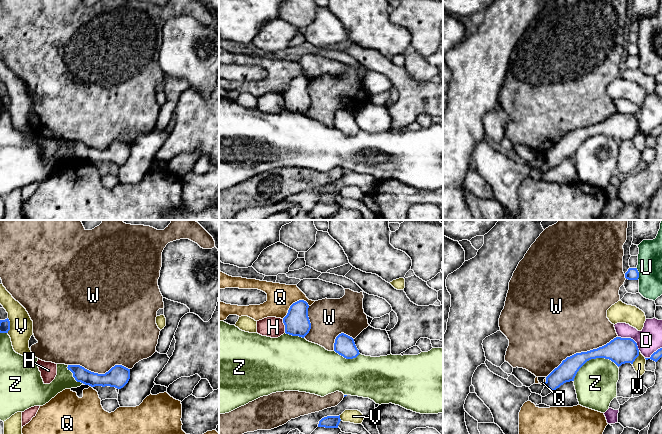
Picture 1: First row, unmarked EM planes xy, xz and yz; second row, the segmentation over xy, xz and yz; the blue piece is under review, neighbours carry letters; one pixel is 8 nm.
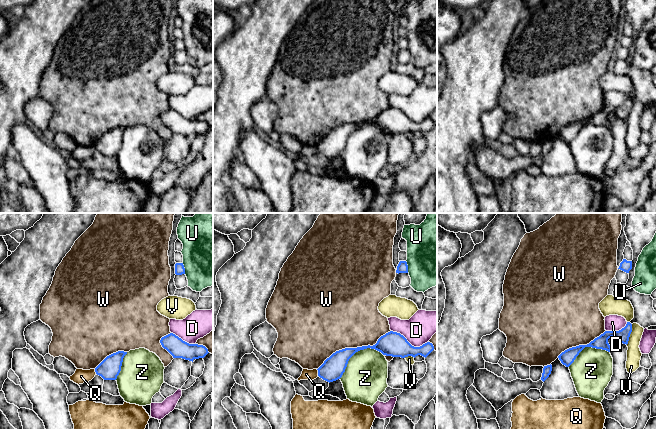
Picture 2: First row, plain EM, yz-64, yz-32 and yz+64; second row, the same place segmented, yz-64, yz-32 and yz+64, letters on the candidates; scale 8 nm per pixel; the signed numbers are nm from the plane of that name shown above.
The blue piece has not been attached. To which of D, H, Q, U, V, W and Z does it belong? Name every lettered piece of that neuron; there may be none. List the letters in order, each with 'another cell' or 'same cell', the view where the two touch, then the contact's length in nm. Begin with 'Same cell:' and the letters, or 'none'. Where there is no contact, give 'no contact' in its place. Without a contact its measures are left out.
Same cell: none
D: another cell; contact in yz; length 200 nm
H: another cell; contact in xz; length 110 nm
Q: another cell; contact in xz; length 240 nm
U: another cell; contact in yz; length 100 nm
V: another cell; contact in yz; length 130 nm
W: another cell; contact in yz; length 650 nm
Z: another cell; contact in yz; length 380 nm

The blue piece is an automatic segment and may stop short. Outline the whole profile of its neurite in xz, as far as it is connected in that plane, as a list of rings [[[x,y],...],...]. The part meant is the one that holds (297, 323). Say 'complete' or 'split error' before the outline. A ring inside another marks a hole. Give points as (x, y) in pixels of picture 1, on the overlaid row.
complete; [[[299,300],[290,306],[287,315],[283,318],[286,334],[304,338],[309,333],[311,323],[308,308],[309,305],[304,300]]]

